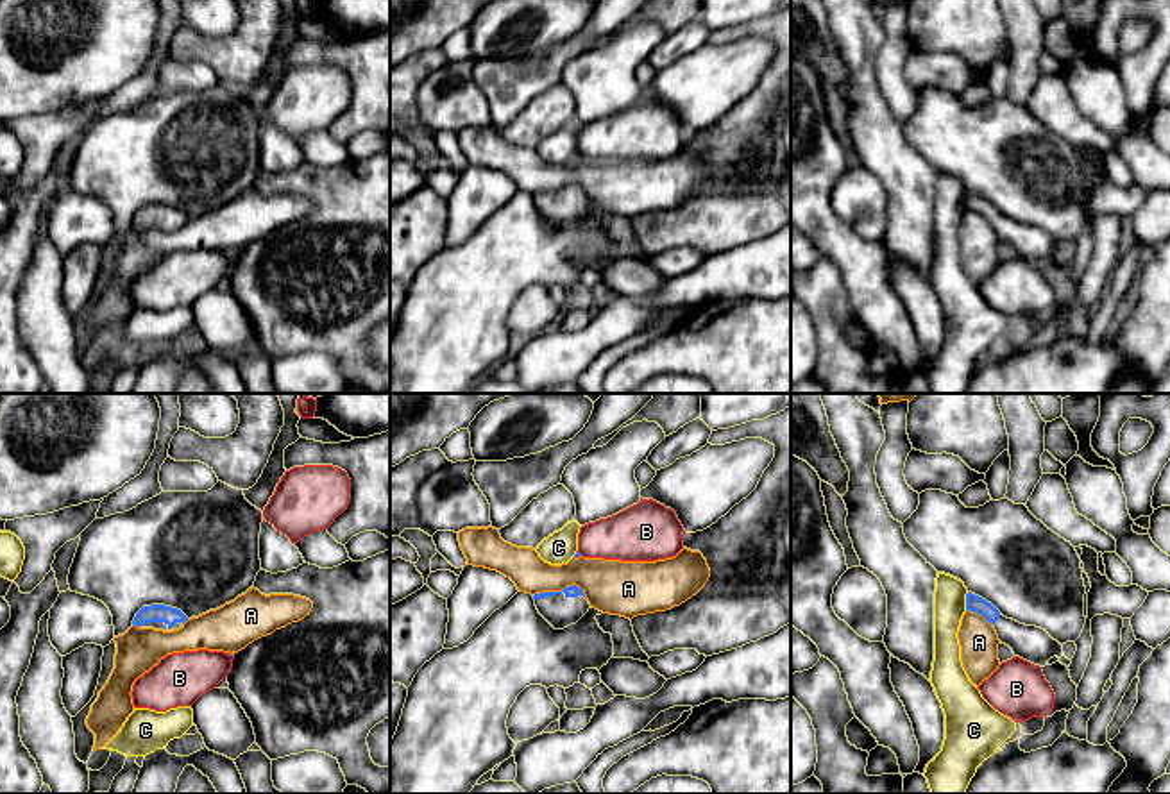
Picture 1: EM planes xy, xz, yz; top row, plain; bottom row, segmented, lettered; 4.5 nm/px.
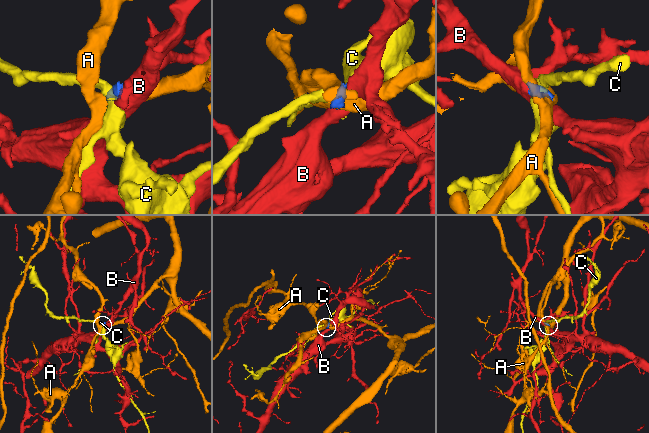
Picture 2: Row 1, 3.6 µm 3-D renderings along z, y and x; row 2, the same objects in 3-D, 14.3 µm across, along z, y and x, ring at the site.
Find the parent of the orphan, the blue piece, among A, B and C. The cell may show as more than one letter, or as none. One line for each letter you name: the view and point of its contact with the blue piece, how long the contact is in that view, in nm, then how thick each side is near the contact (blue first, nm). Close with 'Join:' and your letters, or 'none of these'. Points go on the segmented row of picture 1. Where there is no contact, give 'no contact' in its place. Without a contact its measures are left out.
Join: none of these

